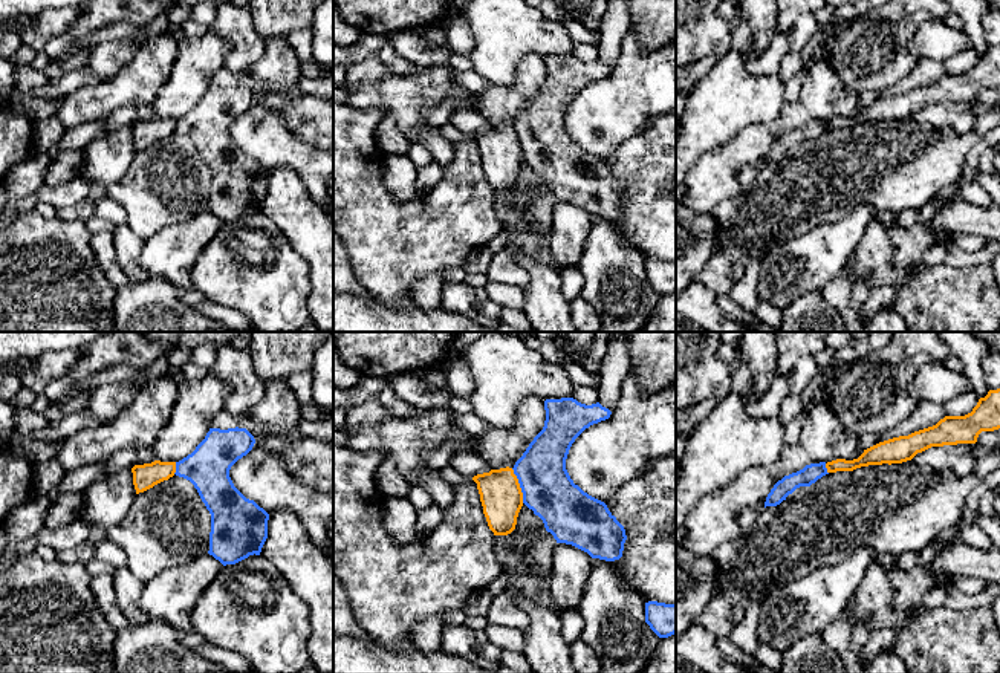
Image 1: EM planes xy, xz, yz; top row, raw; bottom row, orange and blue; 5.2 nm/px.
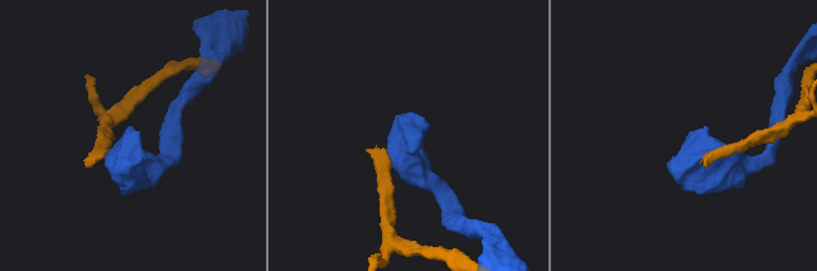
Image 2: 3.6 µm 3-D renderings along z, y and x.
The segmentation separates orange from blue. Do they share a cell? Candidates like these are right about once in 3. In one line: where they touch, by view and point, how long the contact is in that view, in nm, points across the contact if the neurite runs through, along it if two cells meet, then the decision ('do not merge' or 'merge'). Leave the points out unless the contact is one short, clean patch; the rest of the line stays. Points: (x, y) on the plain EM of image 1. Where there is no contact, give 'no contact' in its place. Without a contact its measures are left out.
contact xz (519, 143); length 200 nm; border xz (511, 126), (523, 159); do not merge

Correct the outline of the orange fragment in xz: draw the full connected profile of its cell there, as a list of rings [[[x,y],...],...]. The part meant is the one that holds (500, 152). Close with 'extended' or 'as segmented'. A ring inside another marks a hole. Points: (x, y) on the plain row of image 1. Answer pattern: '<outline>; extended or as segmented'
[[[506,124],[472,135],[477,141],[483,171],[494,193],[508,193],[515,187],[523,164],[523,150],[514,127]]]; as segmented

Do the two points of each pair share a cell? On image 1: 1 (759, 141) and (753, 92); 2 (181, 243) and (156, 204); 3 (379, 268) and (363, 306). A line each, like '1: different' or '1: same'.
1: different
2: different
3: different

